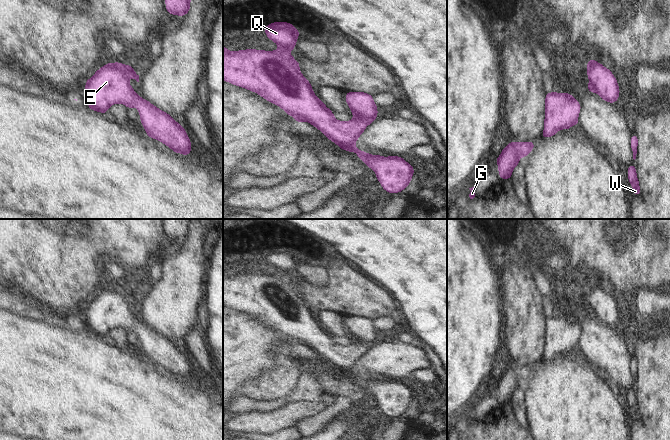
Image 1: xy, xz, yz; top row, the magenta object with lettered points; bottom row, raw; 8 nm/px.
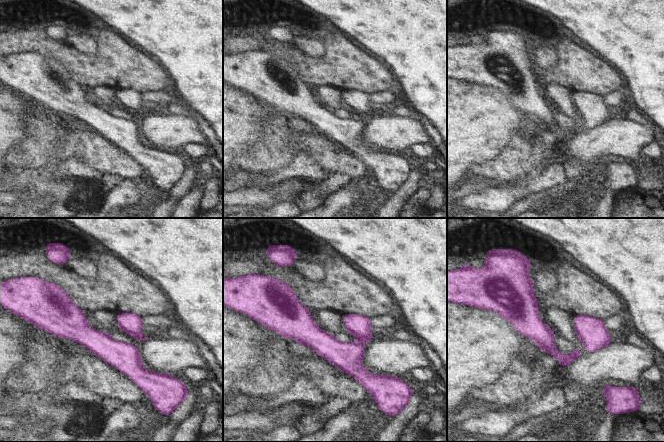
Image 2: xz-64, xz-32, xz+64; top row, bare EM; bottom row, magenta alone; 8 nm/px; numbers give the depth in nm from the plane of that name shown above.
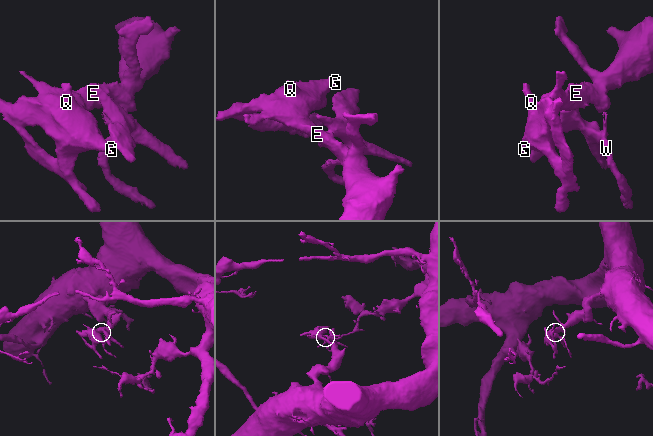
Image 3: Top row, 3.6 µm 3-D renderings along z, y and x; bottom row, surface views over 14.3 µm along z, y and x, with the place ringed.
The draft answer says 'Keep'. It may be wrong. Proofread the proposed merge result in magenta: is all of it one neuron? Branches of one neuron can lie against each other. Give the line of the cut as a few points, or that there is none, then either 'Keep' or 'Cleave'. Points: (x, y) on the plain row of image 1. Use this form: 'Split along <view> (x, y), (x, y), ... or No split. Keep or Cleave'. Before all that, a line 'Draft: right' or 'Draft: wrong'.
Draft: right
No split. Keep

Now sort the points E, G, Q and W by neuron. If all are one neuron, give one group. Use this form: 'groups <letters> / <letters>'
groups E G Q W

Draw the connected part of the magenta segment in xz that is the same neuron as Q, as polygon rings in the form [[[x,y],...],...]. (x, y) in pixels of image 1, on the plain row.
[[[288,246],[268,248],[264,252],[264,255],[266,260],[279,270],[276,275],[256,273],[228,275],[223,269],[223,304],[259,318],[268,326],[282,332],[286,338],[293,340],[300,348],[308,345],[323,356],[326,362],[336,367],[340,373],[348,376],[356,376],[357,381],[375,395],[382,412],[388,417],[398,417],[407,412],[415,395],[402,381],[392,379],[382,381],[378,378],[374,380],[355,371],[356,364],[364,356],[366,350],[372,348],[377,342],[377,329],[372,319],[365,316],[346,316],[346,327],[355,341],[347,346],[336,344],[333,335],[328,333],[316,321],[312,314],[313,309],[300,296],[300,287],[290,277],[284,276],[285,274],[292,275],[295,273],[300,256]]]

